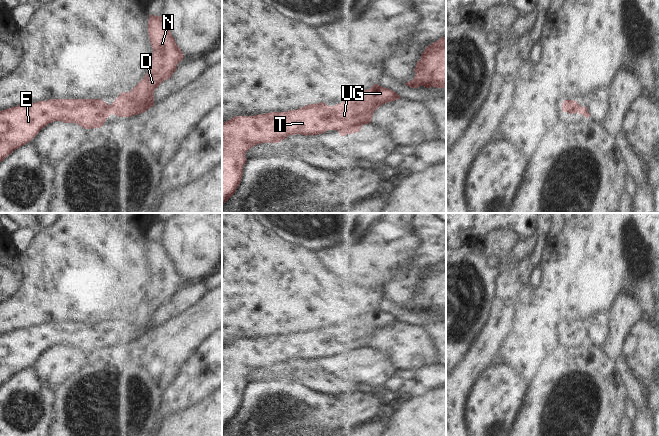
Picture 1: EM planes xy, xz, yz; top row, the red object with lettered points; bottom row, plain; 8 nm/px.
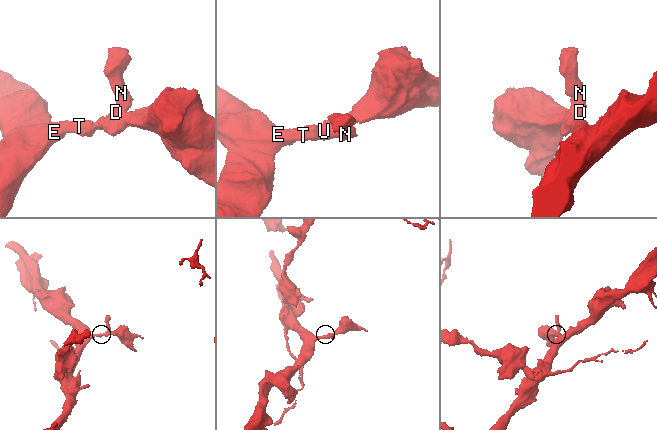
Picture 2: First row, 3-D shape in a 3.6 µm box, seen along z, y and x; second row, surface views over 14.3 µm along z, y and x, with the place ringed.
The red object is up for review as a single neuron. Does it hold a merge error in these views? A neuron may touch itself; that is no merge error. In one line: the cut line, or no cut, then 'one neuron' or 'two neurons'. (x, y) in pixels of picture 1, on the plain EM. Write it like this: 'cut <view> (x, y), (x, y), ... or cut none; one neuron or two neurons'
cut none; one neuron

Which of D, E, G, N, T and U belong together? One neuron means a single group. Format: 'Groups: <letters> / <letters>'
Groups: D E G N T U

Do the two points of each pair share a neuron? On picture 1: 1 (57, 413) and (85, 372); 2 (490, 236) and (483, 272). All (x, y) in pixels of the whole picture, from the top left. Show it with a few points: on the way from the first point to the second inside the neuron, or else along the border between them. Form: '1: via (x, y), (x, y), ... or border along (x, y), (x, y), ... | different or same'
1: via (64, 403), (65, 395), (76, 382) | same
2: border along (463, 254), (476, 249), (490, 257) | different

